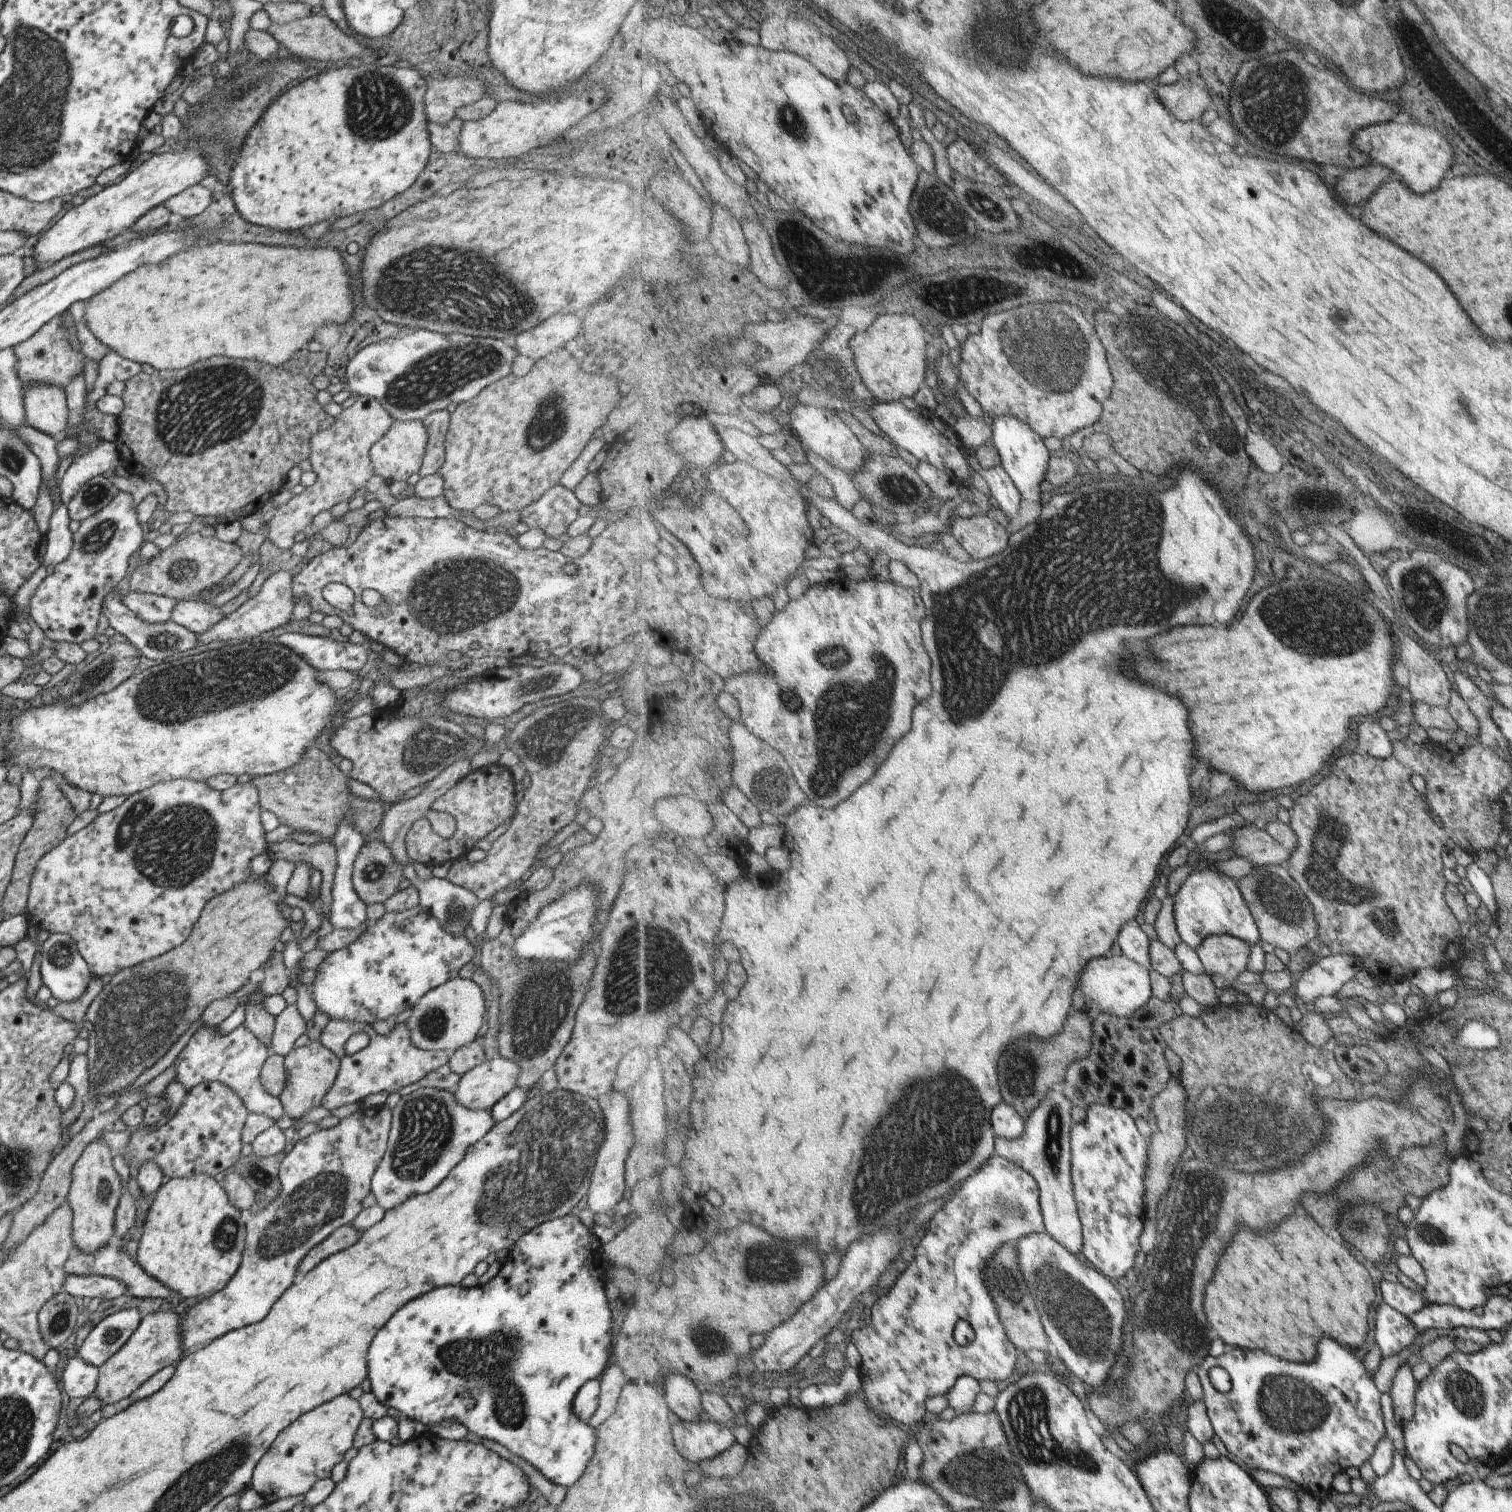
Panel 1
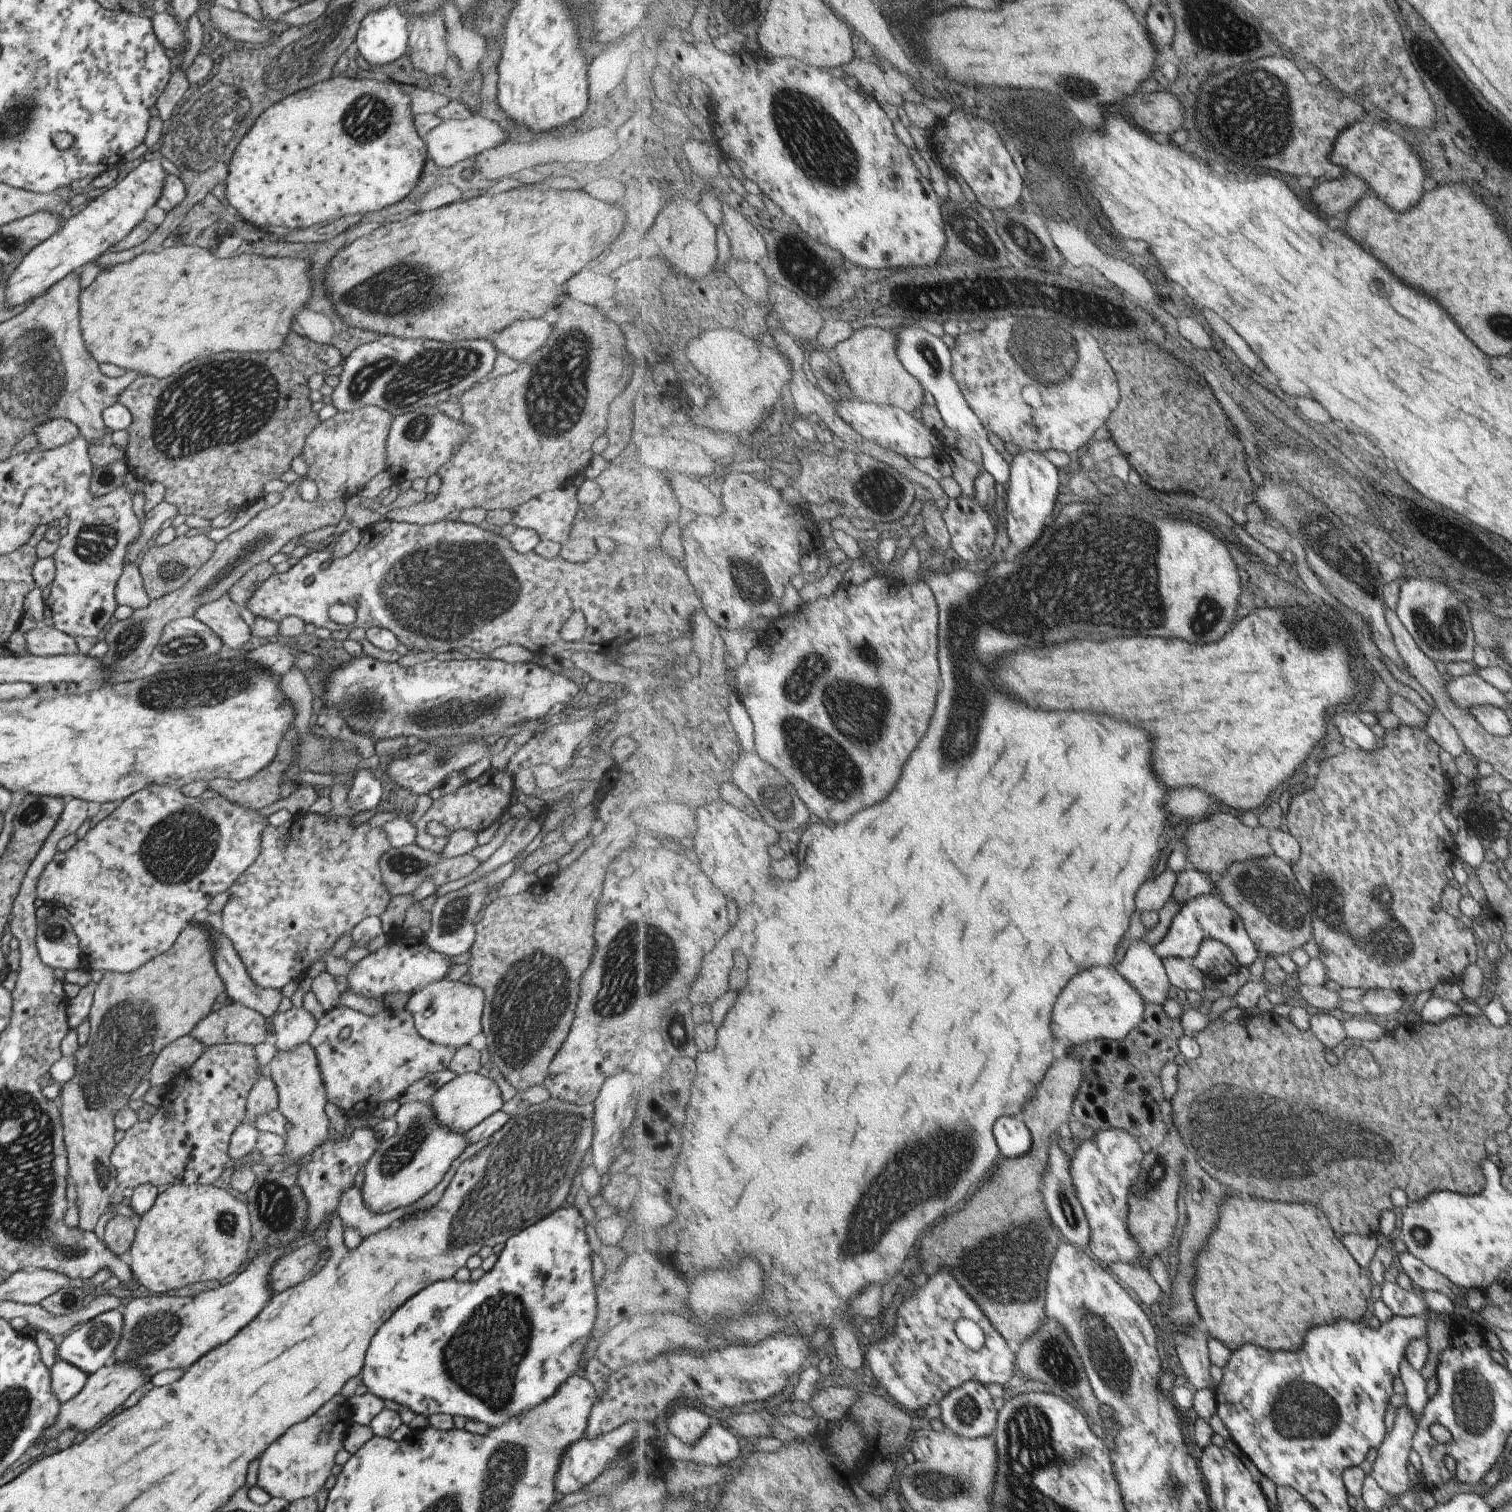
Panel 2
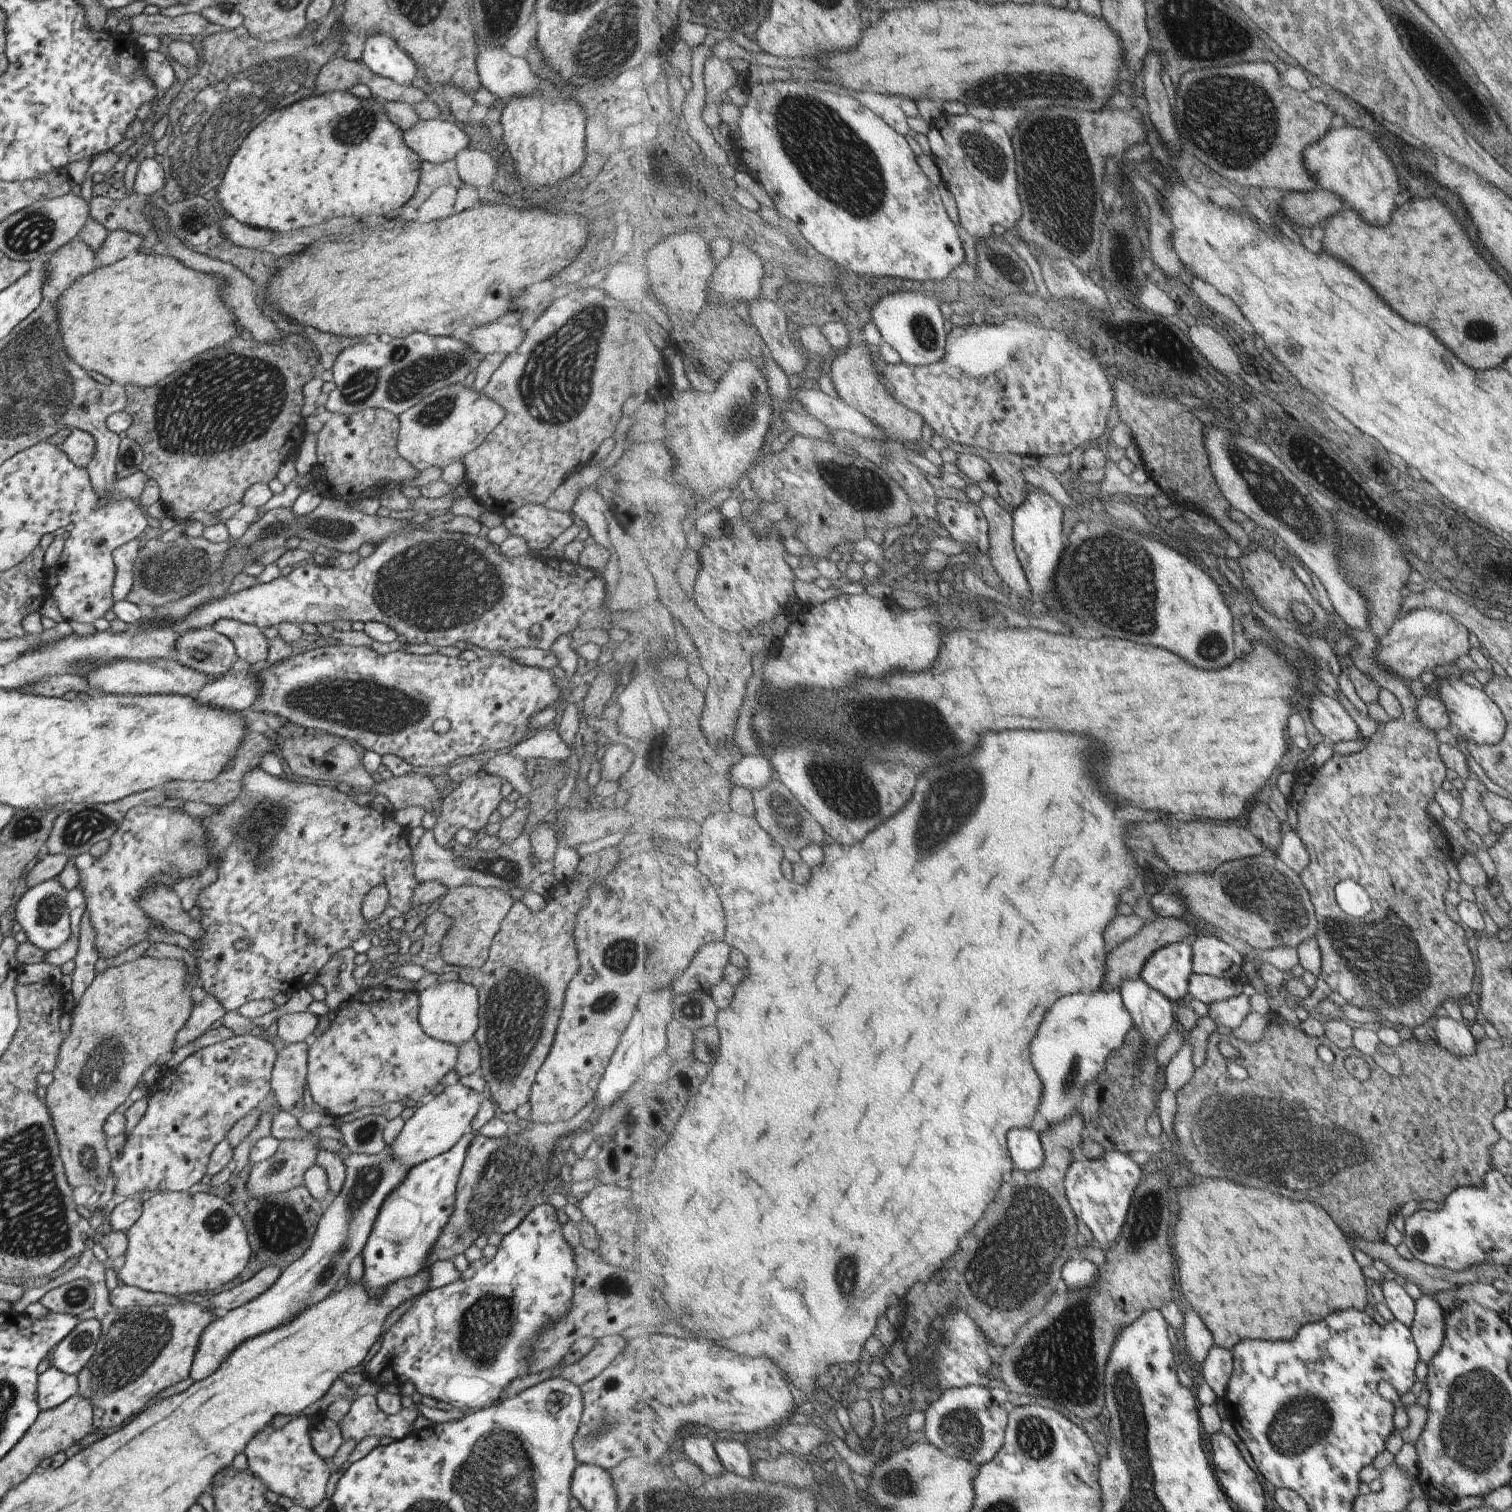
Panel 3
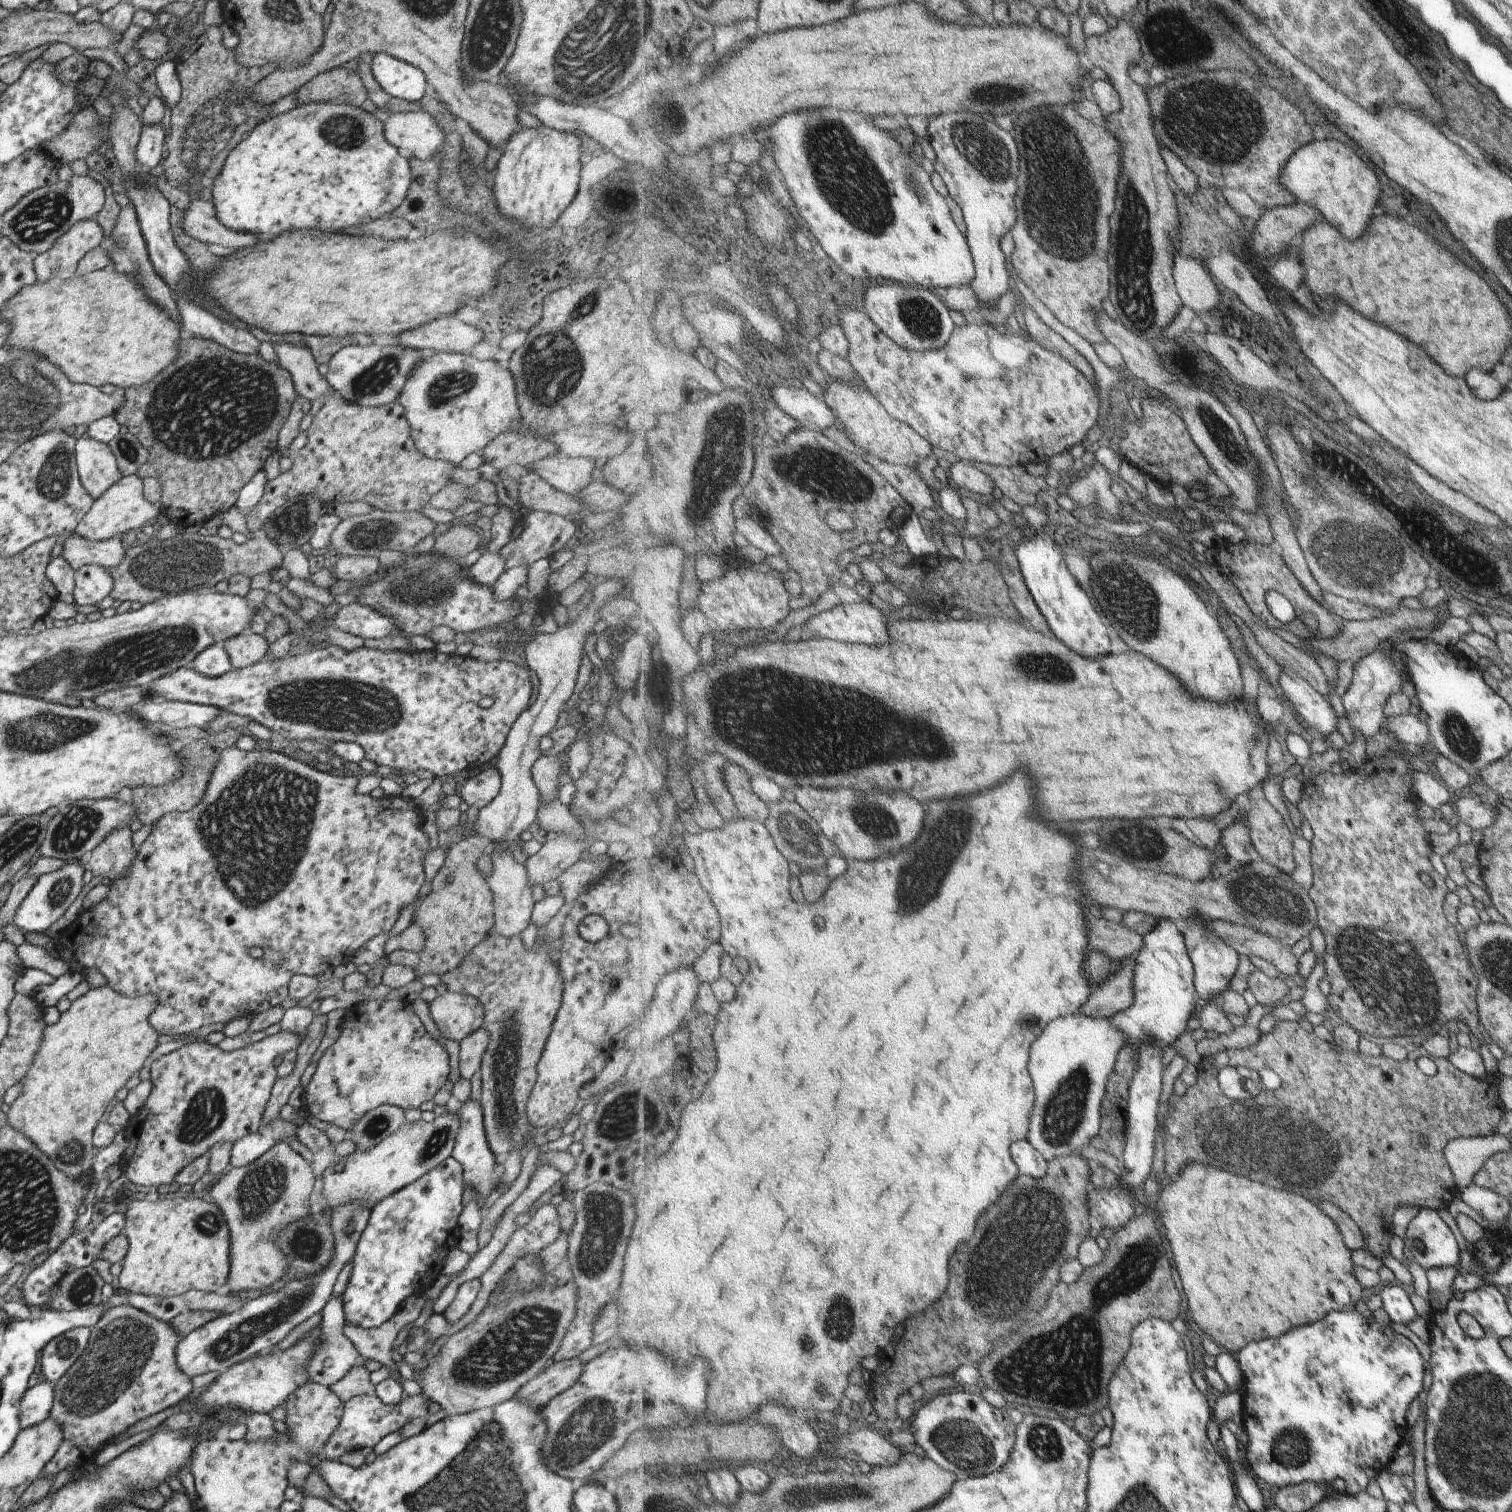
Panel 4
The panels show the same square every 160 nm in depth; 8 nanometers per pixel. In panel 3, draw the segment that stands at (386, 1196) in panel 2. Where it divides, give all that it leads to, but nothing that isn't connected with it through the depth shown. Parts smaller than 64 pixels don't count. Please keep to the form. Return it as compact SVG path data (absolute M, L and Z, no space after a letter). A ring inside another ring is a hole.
M389 1146L378 1155L345 1152L342 1158L346 1174L341 1191L323 1208L309 1249L298 1260L286 1265L270 1288L246 1304L216 1316L206 1325L195 1350L189 1374L192 1380L202 1380L214 1374L244 1341L290 1324L304 1312L304 1308L312 1308L326 1300L350 1268L349 1264L361 1254L381 1204L394 1188L401 1185L410 1169L395 1160Z

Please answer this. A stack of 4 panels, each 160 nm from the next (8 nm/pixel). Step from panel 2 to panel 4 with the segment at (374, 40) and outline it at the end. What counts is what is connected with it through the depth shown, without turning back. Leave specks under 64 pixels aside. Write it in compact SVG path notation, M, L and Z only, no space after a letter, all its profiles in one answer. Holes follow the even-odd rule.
M375 53L371 71L376 82L389 94L409 103L424 102L425 74L418 67L386 53Z

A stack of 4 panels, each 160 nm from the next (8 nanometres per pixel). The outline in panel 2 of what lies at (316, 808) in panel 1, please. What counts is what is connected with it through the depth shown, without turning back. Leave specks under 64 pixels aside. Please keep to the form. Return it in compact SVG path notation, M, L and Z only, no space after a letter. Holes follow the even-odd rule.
M280 741L276 756L266 767L256 771L256 774L239 781L208 780L207 788L244 809L253 811L270 806L280 800L281 774L286 769L294 767L295 752L295 742Z

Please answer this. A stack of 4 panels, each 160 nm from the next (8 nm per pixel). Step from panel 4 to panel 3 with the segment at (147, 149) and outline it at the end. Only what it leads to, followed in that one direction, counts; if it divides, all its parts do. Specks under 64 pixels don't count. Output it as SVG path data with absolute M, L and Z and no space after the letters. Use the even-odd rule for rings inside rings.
M148 151L139 162L134 193L151 198L152 194L162 194L165 186L165 170Z

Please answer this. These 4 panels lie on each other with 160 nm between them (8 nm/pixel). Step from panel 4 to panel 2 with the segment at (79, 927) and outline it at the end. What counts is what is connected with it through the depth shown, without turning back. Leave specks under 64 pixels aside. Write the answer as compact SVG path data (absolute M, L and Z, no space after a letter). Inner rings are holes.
M309 813L295 815L288 819L281 826L266 825L260 833L260 844L258 856L254 862L227 888L229 899L226 902L222 912L222 932L232 941L240 960L246 967L250 980L260 989L281 989L292 980L299 982L306 976L306 972L314 962L322 961L324 955L338 942L340 937L345 934L353 933L354 928L360 921L368 917L380 918L392 900L391 892L384 884L383 876L379 867L381 856L390 849L391 845L388 835L383 827L376 827L369 821L358 825L352 824L352 819L348 816L330 815L325 817L320 813Z

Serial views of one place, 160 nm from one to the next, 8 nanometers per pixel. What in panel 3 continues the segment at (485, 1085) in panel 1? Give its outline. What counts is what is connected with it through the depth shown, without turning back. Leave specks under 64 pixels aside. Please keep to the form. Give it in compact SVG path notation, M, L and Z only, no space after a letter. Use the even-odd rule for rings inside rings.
M458 1082L455 1085L439 1087L434 1095L430 1102L418 1104L414 1115L405 1120L399 1137L388 1145L395 1160L408 1169L448 1152L461 1136L468 1133L470 1122L474 1120L480 1102L487 1093L477 1093Z

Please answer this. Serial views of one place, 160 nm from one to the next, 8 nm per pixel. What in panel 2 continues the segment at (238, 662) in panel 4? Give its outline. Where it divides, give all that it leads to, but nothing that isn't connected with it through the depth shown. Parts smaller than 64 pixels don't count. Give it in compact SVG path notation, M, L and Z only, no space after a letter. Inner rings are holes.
M227 593L218 600L201 606L201 608L194 613L194 618L200 620L200 622L203 622L206 626L209 626L216 634L218 634L221 641L223 644L226 644L226 646L229 646L234 650L242 650L242 648L249 649L256 642L253 641L251 629L242 619L240 610L241 607L238 606Z

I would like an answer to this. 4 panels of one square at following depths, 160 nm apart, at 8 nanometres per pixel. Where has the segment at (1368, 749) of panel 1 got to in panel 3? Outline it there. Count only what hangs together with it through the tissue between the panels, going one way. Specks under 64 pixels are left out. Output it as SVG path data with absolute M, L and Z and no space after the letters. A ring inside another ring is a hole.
M1324 693L1311 694L1308 708L1312 724L1326 740L1356 740L1358 727L1336 698Z

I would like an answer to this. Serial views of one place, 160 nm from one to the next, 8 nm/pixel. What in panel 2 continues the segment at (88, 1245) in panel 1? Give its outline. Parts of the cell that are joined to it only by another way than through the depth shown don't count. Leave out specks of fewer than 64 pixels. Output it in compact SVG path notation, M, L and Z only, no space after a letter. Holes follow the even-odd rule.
M190 922L190 924L188 924L178 935L178 938L174 941L170 950L159 954L157 957L151 958L148 962L142 963L142 966L135 968L133 971L127 973L121 973L118 971L105 972L103 973L103 977L100 982L97 983L97 988L94 992L93 1002L88 1016L90 1032L87 1041L83 1044L83 1047L79 1047L79 1049L75 1052L75 1075L70 1081L62 1083L62 1088L57 1100L63 1124L63 1141L67 1150L69 1171L71 1172L69 1176L75 1185L77 1194L76 1204L80 1207L79 1227L82 1230L94 1230L96 1222L98 1222L98 1218L104 1214L110 1205L110 1197L114 1194L114 1192L118 1191L116 1173L109 1157L111 1152L114 1150L114 1147L117 1145L116 1140L114 1140L114 1132L116 1132L116 1128L113 1123L116 1113L128 1105L130 1095L134 1092L137 1085L148 1077L150 1069L153 1066L153 1062L155 1061L155 1058L158 1058L158 1054L162 1052L162 1049L167 1044L174 1042L174 1040L178 1037L190 1034L191 1030L203 1018L208 1016L208 1013L212 1010L212 1004L218 1000L218 996L220 996L220 994L225 994L224 983L219 977L213 963L213 945L211 944L211 939L203 926L204 923L206 922L201 922L201 924L198 925L197 922Z

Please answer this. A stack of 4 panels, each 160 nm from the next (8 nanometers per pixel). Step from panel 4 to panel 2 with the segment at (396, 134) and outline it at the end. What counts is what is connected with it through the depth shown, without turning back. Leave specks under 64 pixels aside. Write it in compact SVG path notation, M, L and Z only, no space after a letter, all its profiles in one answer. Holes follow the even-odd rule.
M474 115L466 120L443 120L423 138L428 158L443 168L454 166L466 158L475 157L483 150L501 145L505 140L504 129L497 123L483 118L482 115Z

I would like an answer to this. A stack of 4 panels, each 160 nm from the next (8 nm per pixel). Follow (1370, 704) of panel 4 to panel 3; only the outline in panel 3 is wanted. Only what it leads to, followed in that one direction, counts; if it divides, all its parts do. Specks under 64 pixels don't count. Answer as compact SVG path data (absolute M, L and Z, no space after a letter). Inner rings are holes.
M1416 609L1400 616L1385 632L1385 636L1378 638L1375 662L1382 671L1389 671L1405 681L1412 682L1424 671L1432 671L1435 666L1454 662L1460 656L1468 654L1471 648L1468 633L1466 625L1446 613L1440 613L1436 609Z

